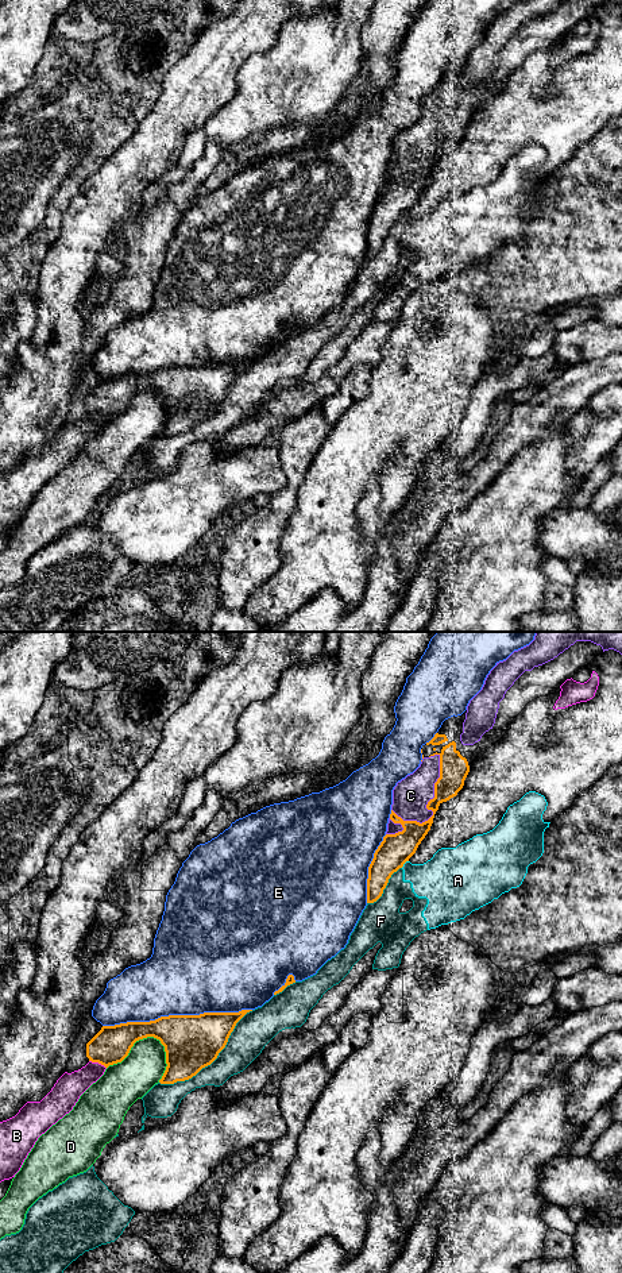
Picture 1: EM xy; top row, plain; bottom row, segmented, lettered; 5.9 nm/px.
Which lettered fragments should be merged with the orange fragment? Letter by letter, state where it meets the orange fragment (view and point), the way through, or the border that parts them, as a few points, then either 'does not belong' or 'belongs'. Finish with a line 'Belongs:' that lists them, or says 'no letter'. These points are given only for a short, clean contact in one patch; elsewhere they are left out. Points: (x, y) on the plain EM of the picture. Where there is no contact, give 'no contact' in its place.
A: meets orange in xy at (404, 215); border along xy (408, 212), (401, 219); does not belong
B: meets orange in xy at (97, 413); does not belong
C: meets orange in xy at (431, 151); does not belong
D: meets orange in xy at (134, 394); does not belong
E: meets orange in xy at (177, 367); does not belong
F: meets orange in xy at (212, 413); does not belong
Belongs: no letter

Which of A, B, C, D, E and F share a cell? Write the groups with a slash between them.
A F / B / C / D / E

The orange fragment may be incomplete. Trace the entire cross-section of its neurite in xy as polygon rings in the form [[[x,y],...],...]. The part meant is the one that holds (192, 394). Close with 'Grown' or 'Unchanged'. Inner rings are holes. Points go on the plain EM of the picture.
[[[250,363],[169,367],[150,374],[103,378],[86,396],[86,409],[108,420],[121,414],[136,393],[154,389],[166,404],[167,418],[159,435],[185,433],[217,410],[236,375]]]. Unchanged

